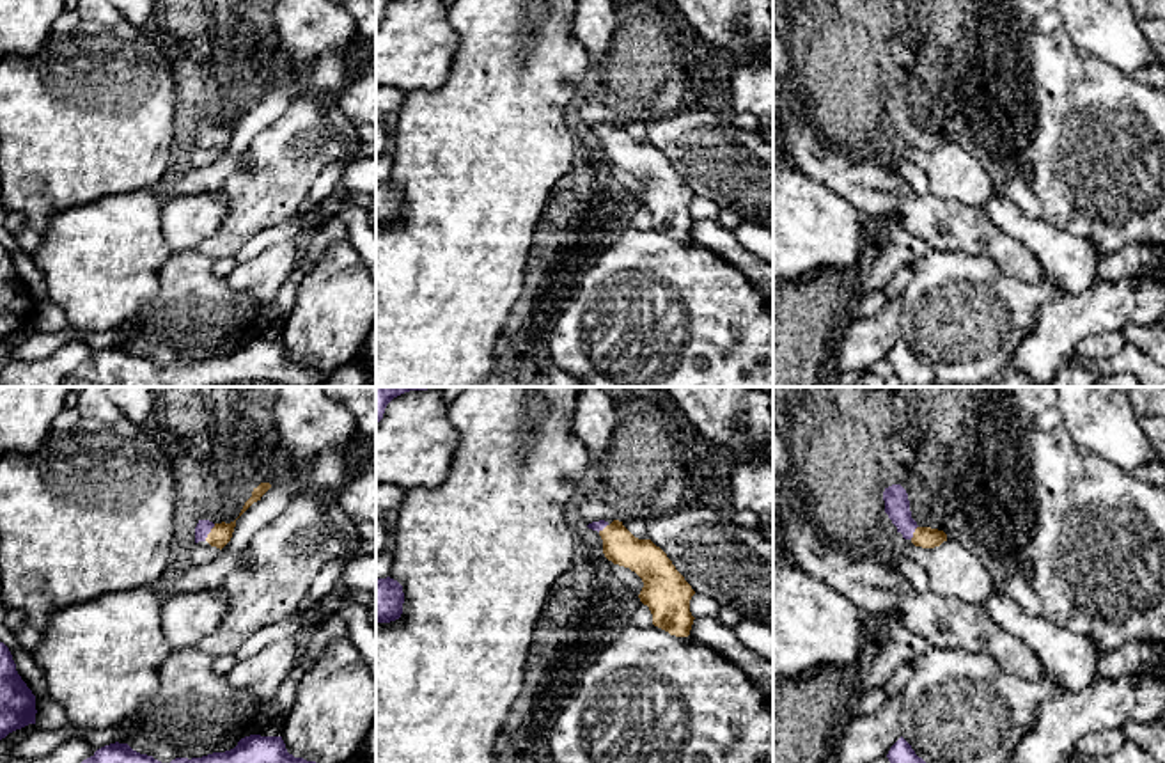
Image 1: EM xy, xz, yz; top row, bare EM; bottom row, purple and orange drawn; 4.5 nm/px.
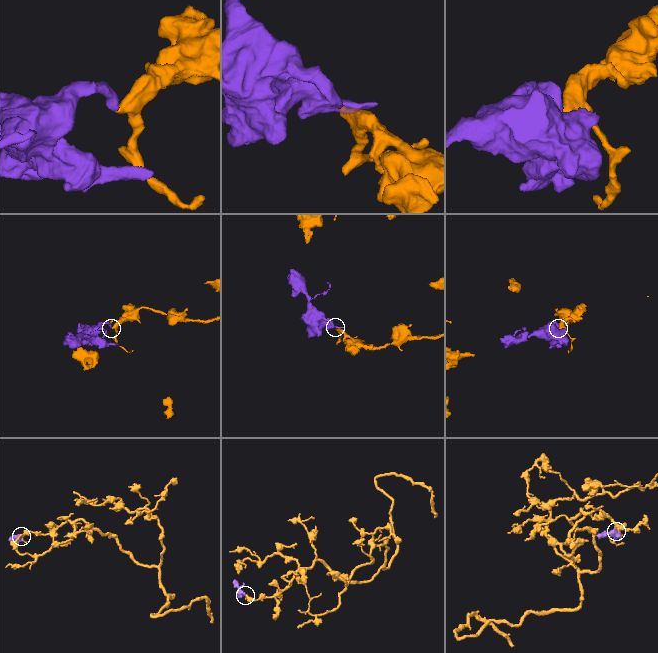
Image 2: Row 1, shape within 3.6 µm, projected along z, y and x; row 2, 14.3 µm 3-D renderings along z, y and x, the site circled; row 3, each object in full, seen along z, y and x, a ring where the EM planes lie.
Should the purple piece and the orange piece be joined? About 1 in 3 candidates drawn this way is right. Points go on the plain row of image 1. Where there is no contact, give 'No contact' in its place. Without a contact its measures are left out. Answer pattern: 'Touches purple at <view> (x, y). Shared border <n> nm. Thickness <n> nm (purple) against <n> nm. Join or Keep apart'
Touches purple at xy (210, 133). Shared border 90 nm. Thickness 70 nm (purple) against 100 nm. Join

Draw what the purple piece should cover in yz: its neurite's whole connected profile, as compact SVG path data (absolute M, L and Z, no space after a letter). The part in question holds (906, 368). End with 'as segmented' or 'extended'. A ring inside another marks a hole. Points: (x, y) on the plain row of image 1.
M903 339L890 350L887 360L903 387L934 387L933 369L919 360Z | as segmented

